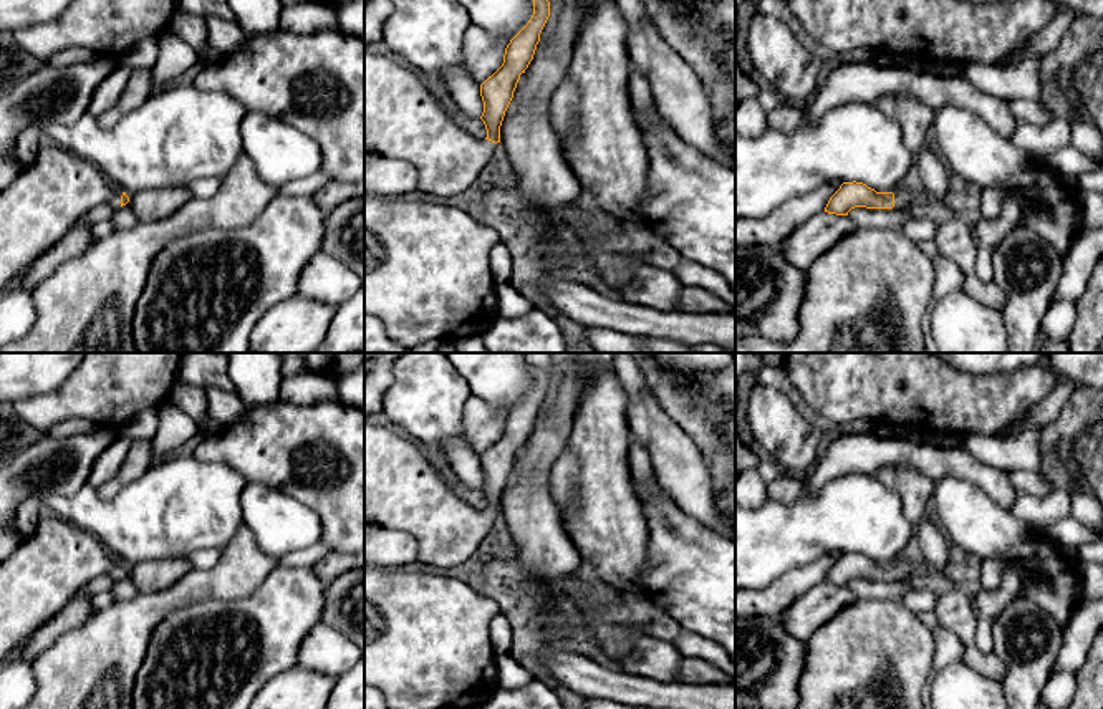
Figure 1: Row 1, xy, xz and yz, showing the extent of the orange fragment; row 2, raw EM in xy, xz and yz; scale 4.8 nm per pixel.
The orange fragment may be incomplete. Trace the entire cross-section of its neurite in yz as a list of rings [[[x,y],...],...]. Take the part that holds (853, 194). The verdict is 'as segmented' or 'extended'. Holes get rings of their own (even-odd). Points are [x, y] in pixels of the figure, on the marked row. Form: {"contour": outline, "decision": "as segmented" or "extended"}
{"contour": [[[843,182],[840,189],[830,197],[825,212],[848,215],[848,212],[855,207],[908,207],[911,197],[913,194],[906,189],[896,189],[894,192],[876,192],[863,182]]], "decision": "extended"}

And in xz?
{"contour": [[[533,0],[533,15],[528,23],[510,40],[502,66],[480,84],[487,137],[475,139],[465,133],[446,111],[442,101],[429,84],[409,66],[388,56],[376,55],[364,46],[364,154],[404,159],[416,167],[417,189],[437,195],[454,197],[484,179],[495,146],[500,142],[500,126],[513,91],[533,60],[540,33],[550,17],[548,0]]], "decision": "extended"}

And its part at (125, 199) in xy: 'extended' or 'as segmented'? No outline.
extended

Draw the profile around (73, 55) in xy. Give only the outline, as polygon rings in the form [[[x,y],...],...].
[[[71,46],[61,51],[56,51],[50,60],[48,65],[53,68],[68,68],[71,65],[78,63],[89,63],[98,58],[98,53],[89,50],[89,48],[81,48],[81,46]]]

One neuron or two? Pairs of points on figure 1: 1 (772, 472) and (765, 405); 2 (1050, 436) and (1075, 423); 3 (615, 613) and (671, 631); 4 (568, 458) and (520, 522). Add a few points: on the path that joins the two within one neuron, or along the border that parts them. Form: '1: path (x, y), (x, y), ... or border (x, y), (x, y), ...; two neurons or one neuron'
1: border (762, 454), (769, 456), (782, 471); two neurons
2: path (1057, 431), (1069, 424); one neuron
3: path (628, 613), (648, 613), (658, 623); one neuron
4: border (563, 448), (549, 481), (549, 494), (558, 507); two neurons

